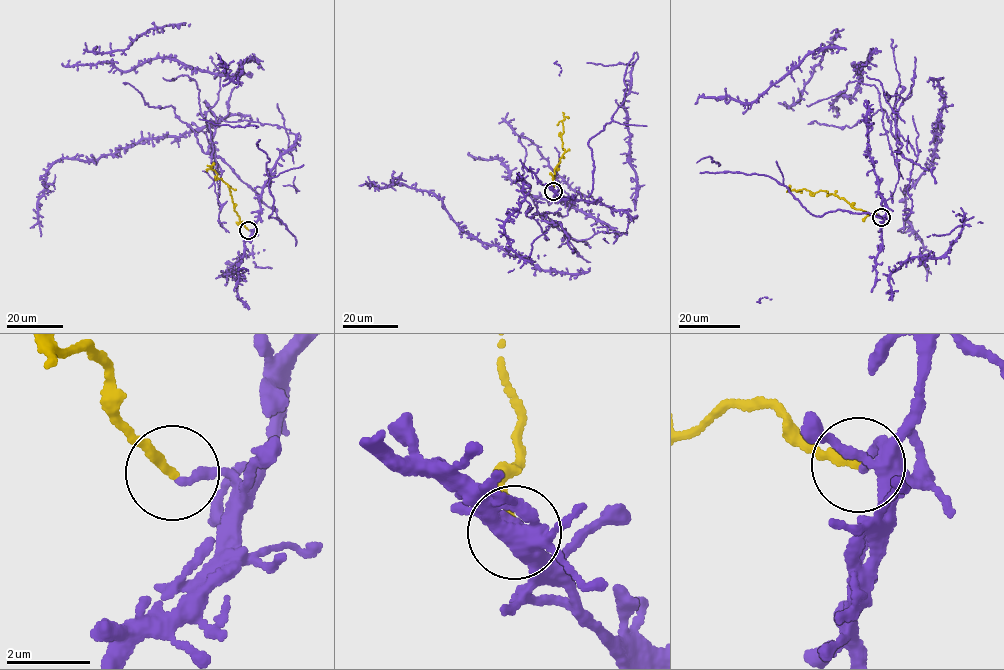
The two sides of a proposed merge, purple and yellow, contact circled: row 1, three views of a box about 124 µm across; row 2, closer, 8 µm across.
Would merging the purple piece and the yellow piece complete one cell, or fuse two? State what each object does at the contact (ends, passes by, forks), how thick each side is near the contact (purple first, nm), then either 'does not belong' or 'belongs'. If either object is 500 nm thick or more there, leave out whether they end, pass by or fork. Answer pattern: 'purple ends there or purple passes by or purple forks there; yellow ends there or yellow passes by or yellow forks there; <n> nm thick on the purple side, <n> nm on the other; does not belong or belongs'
purple ends there; yellow ends there; 190 nm thick on the purple side, 240 nm on the other; does not belong

